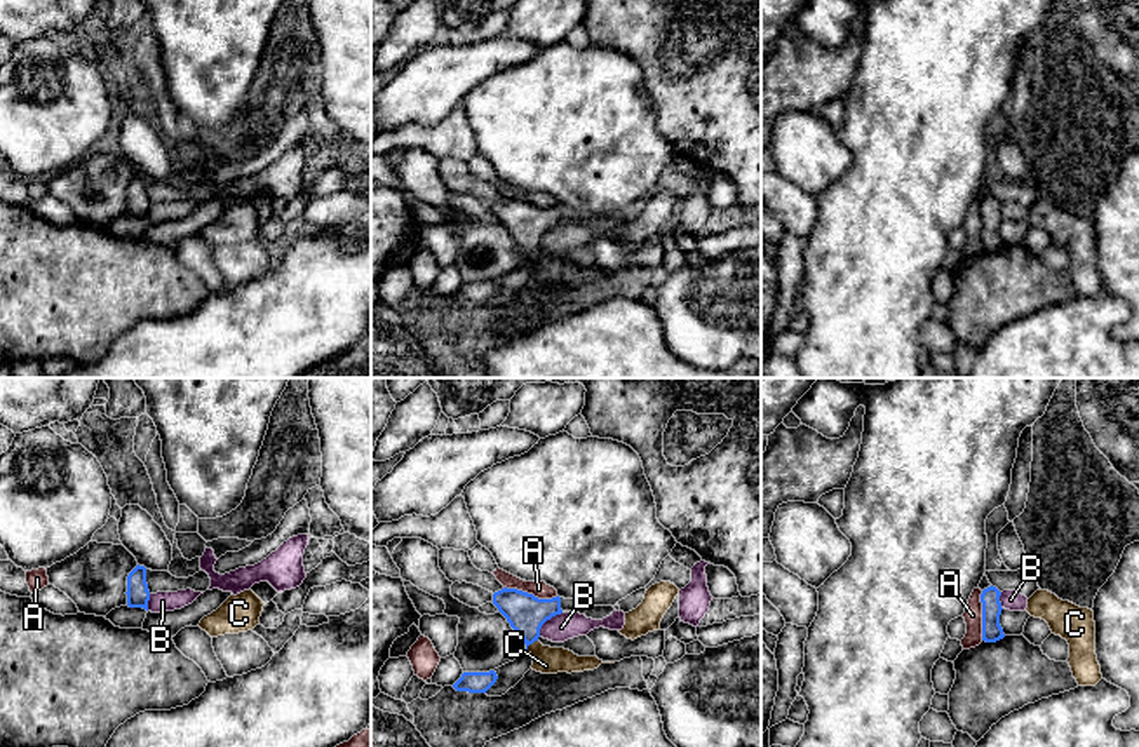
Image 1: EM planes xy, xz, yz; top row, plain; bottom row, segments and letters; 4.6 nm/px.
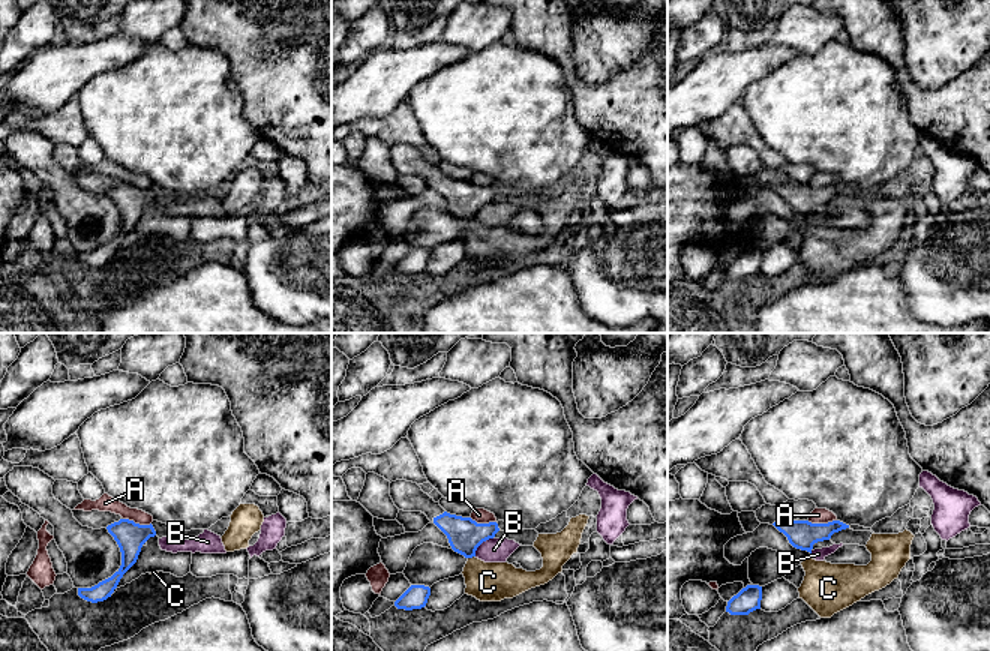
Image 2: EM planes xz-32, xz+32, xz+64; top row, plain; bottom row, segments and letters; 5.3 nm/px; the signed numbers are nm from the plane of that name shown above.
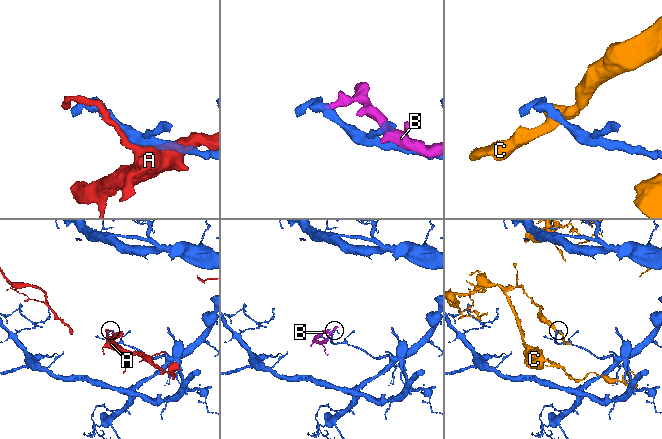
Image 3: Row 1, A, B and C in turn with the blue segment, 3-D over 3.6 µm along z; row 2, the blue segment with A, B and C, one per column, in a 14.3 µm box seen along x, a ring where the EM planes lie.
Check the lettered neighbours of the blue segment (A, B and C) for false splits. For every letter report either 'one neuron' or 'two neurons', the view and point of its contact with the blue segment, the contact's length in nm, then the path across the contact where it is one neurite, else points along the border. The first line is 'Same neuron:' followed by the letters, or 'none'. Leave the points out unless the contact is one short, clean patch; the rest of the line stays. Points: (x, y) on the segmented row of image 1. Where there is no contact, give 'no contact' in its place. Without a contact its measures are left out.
Same neuron: none
A: two neurons | xz (532, 594) | 260 nm
B: two neurons | xz (545, 620) | 160 nm | along xz (561, 612), (542, 625), (539, 636)
C: two neurons | xz (530, 643) | 80 nm

